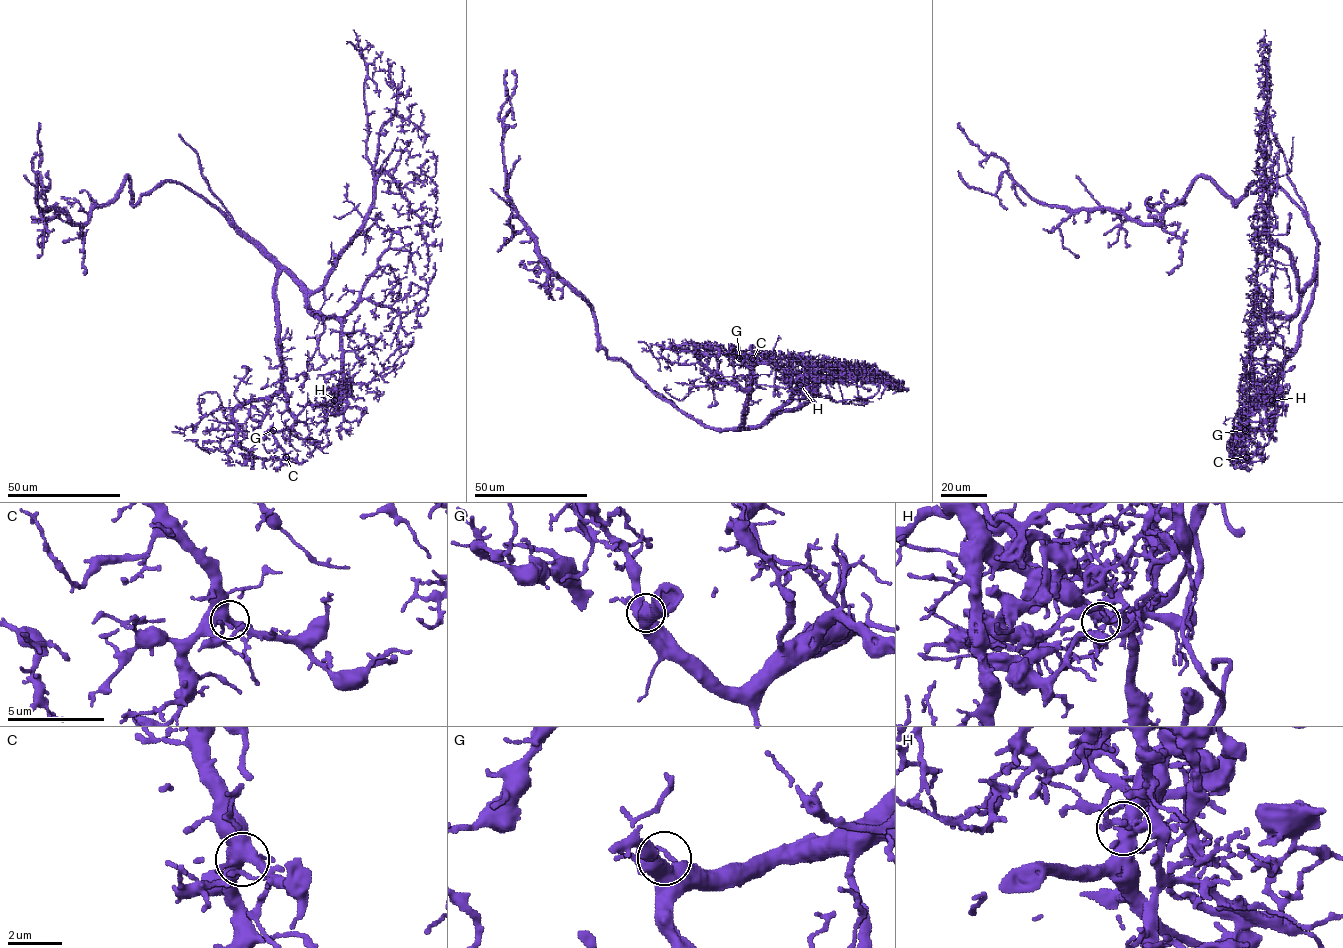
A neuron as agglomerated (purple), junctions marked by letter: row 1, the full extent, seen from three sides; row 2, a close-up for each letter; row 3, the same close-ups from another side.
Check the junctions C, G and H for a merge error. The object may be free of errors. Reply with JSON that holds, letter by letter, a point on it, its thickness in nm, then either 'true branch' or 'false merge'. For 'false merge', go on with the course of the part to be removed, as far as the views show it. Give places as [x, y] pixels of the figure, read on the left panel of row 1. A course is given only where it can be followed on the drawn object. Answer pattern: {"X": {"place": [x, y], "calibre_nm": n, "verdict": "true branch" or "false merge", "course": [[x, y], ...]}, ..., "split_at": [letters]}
{"C": {"place": [286, 457], "calibre_nm": 440, "verdict": "true branch"}, "G": {"place": [273, 430], "calibre_nm": 440, "verdict": "true branch"}, "H": {"place": [334, 400], "calibre_nm": 440, "verdict": "false merge", "course": [[334, 400], [342, 406], [336, 416], [332, 414], [332, 405], [323, 406]]}, "split_at": ["H"]}

